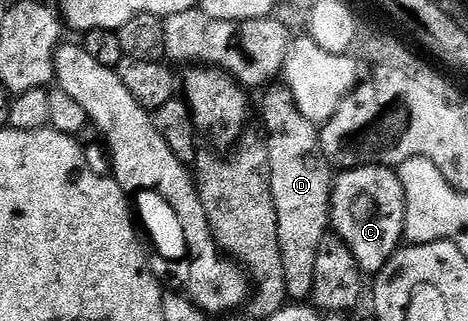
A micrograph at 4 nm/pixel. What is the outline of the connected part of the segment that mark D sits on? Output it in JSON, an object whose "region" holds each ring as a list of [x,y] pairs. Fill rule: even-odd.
{"region":[[[271,90],[262,92],[263,123],[267,126],[267,164],[273,205],[277,209],[277,237],[281,249],[283,280],[287,286],[288,300],[307,301],[311,298],[311,290],[315,284],[313,269],[317,263],[317,249],[329,233],[332,168],[319,153],[319,132],[316,124],[310,123],[295,108],[290,91]]]}

